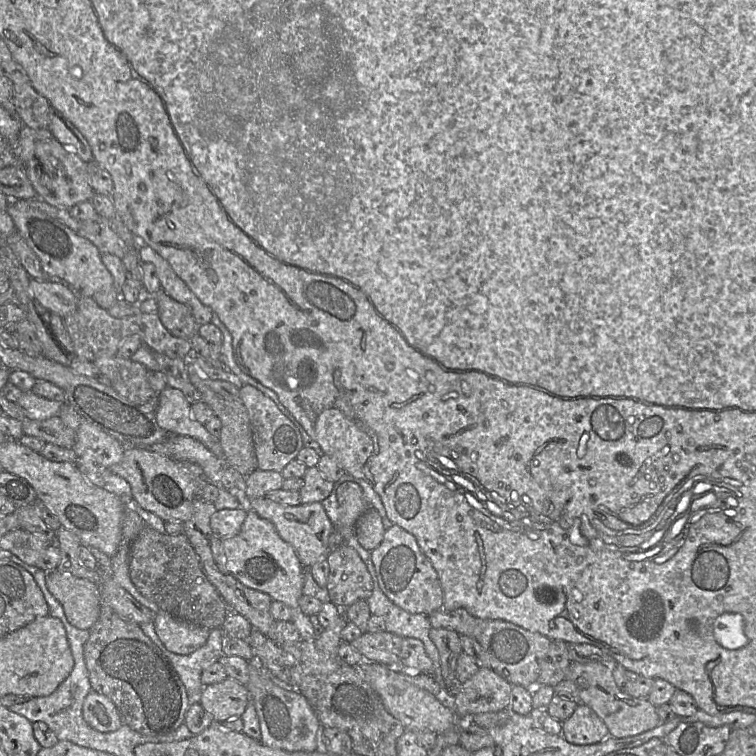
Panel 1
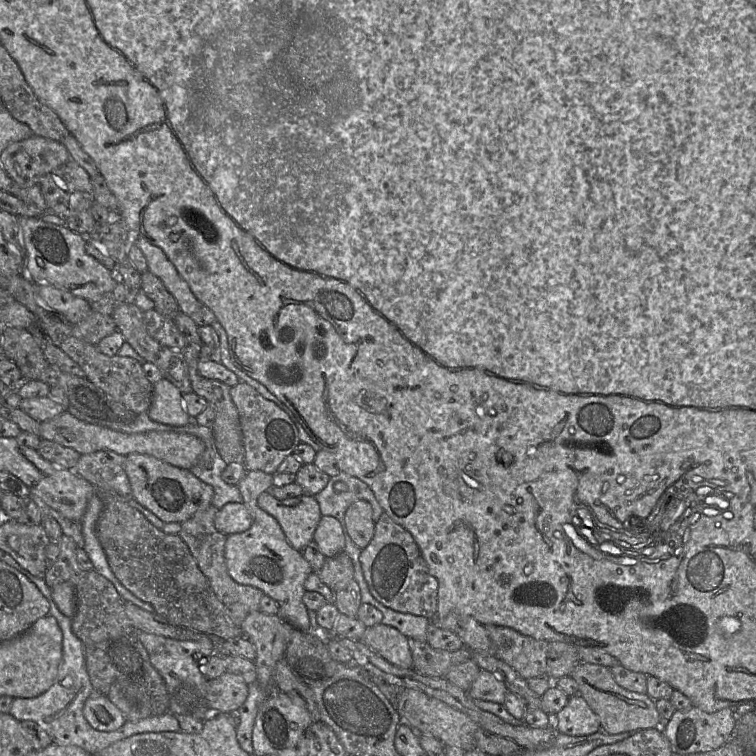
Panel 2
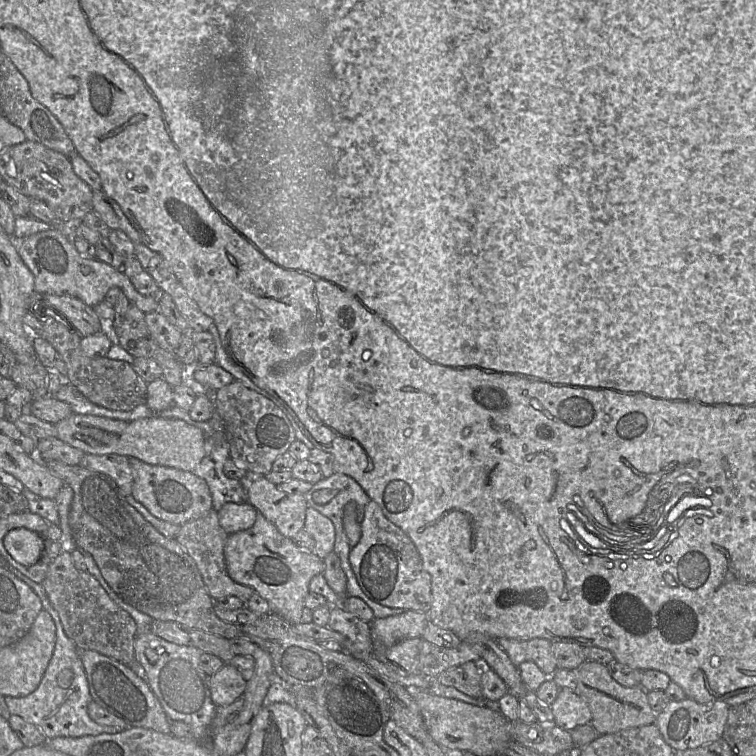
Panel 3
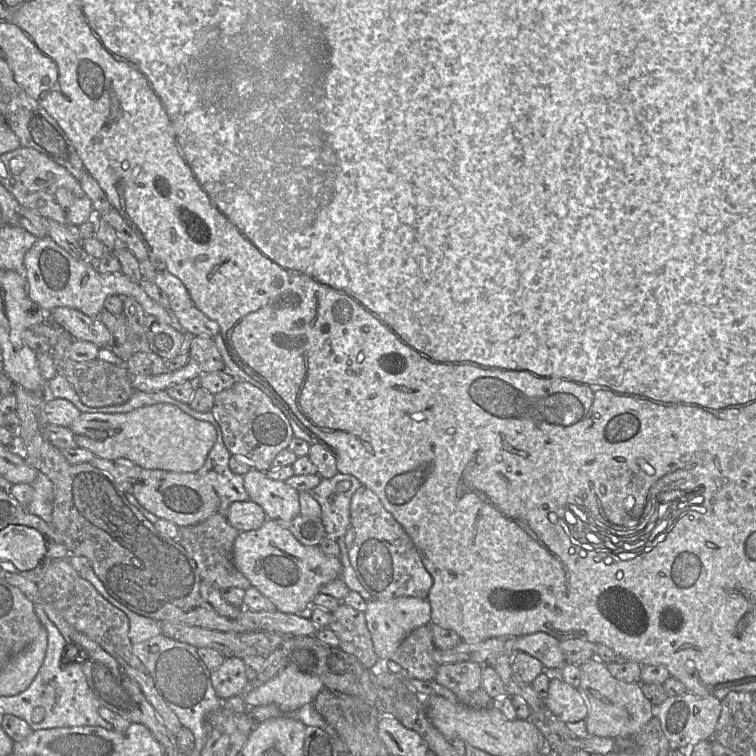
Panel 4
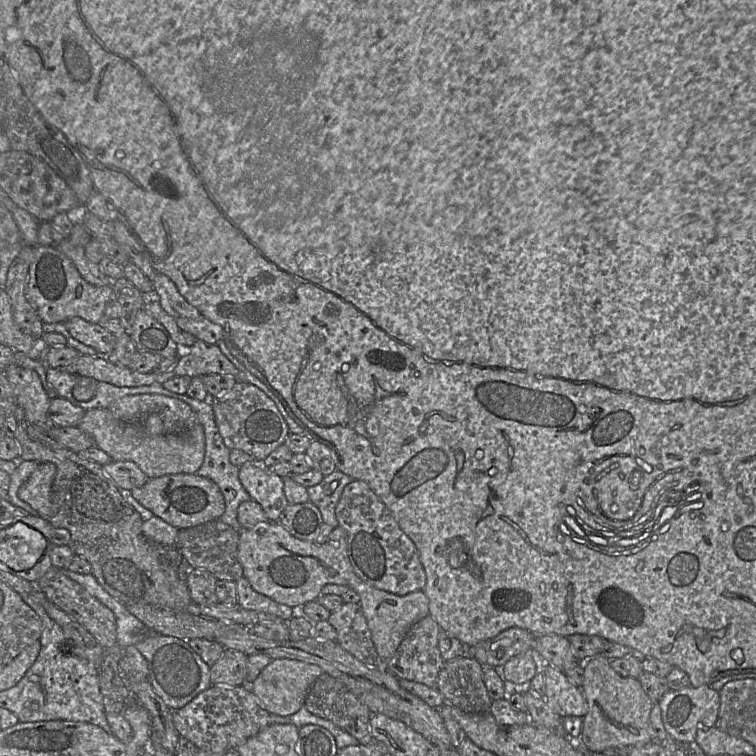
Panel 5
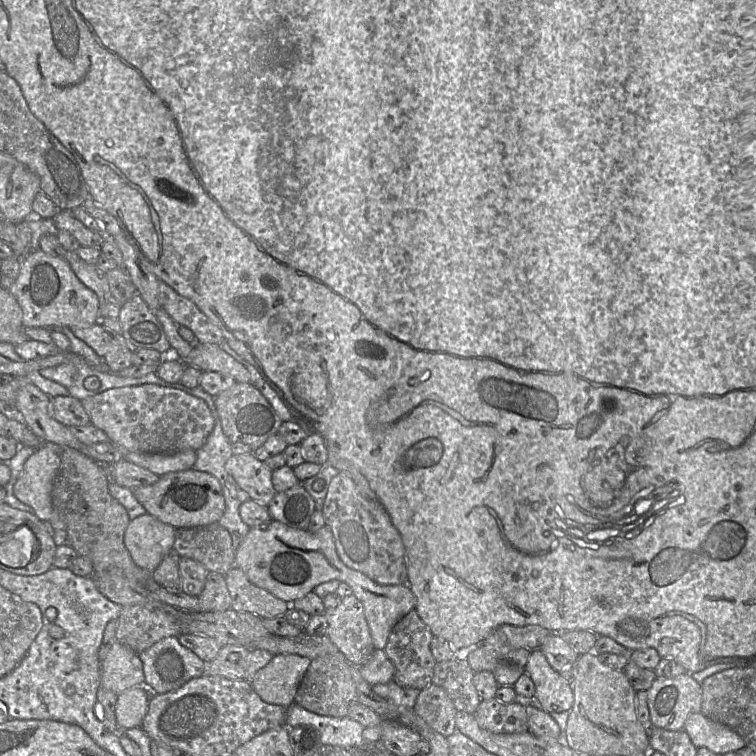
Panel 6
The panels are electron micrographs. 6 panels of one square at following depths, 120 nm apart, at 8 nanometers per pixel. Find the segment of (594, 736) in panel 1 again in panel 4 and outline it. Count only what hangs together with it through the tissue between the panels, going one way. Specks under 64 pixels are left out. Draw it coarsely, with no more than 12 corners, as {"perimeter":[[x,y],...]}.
{"perimeter":[[551,674],[545,706],[563,723],[585,720],[578,688]]}

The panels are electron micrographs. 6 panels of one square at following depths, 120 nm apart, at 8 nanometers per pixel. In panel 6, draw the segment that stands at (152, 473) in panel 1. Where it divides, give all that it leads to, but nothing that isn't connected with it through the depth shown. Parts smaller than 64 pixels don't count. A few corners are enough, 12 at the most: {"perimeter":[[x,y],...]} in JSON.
{"perimeter":[[194,469],[133,489],[176,529],[219,521],[220,482]]}

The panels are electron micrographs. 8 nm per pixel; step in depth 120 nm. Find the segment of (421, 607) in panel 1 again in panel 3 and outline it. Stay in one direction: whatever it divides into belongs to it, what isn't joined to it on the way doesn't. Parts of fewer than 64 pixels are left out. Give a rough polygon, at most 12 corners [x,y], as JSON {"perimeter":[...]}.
{"perimeter":[[371,500],[349,554],[364,594],[428,613],[431,575]]}

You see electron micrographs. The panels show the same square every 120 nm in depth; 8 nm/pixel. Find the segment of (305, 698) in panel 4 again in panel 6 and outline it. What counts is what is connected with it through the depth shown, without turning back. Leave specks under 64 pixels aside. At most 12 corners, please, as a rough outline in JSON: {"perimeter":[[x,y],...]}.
{"perimeter":[[277,654],[251,685],[289,708],[311,659]]}

